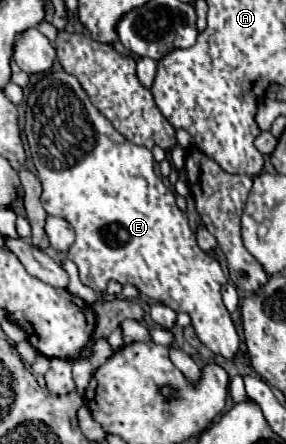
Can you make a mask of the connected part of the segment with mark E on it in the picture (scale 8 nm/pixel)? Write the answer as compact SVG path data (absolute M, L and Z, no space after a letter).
M65 70L47 72L31 88L25 110L25 136L43 186L41 202L45 212L67 220L77 234L67 258L77 264L81 282L99 296L105 292L109 280L117 280L119 284L129 282L147 298L161 302L175 312L189 314L197 338L211 352L233 358L239 348L239 336L221 300L221 288L227 284L227 278L219 262L197 246L197 236L189 228L187 214L177 208L173 192L155 174L151 150L121 136L91 104L79 80Z

